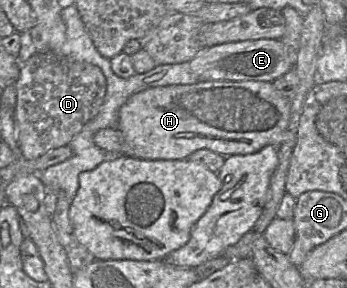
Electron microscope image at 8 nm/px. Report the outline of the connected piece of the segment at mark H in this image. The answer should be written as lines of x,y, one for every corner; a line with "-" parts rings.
199,81
189,85
171,85
146,89
132,95
121,107
117,129
123,134
124,156
142,160
182,160
200,149
224,157
252,154
265,146
279,146
286,139
291,99
265,81

